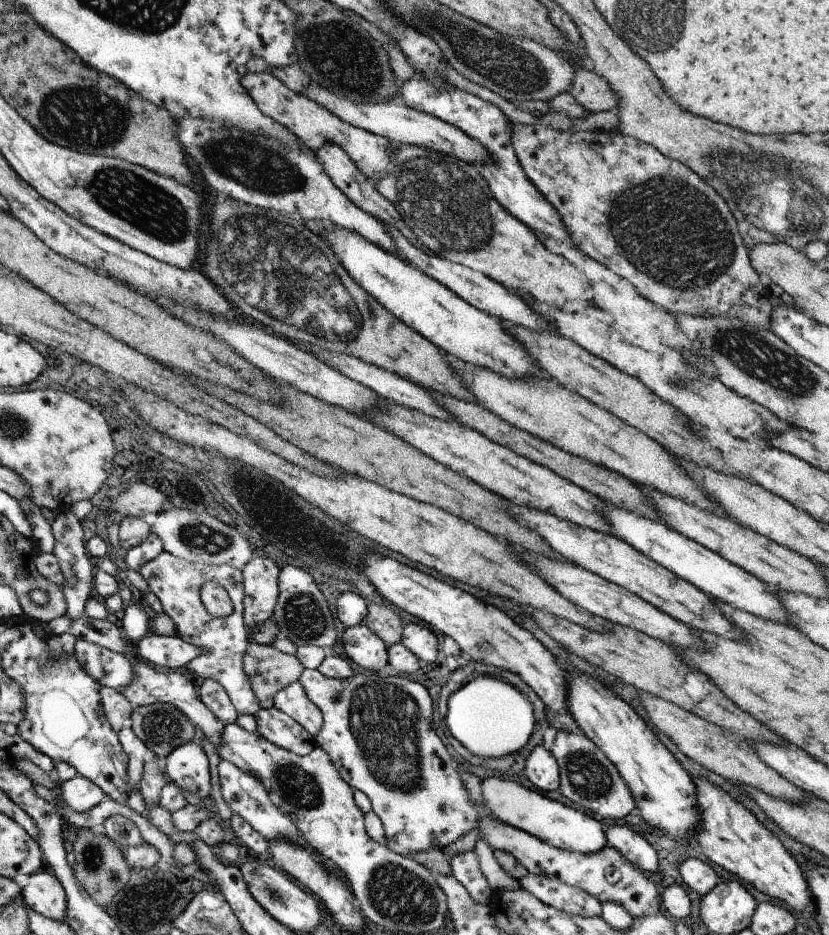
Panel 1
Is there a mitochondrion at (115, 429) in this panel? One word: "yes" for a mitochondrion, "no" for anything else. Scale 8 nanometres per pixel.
no

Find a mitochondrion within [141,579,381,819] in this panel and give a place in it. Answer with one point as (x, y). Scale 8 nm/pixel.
(296, 787)

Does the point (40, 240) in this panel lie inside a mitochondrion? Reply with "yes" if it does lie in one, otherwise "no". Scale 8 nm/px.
no

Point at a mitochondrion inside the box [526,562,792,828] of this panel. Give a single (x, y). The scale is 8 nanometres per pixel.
(588, 778)

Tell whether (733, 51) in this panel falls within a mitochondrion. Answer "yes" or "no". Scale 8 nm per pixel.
no

